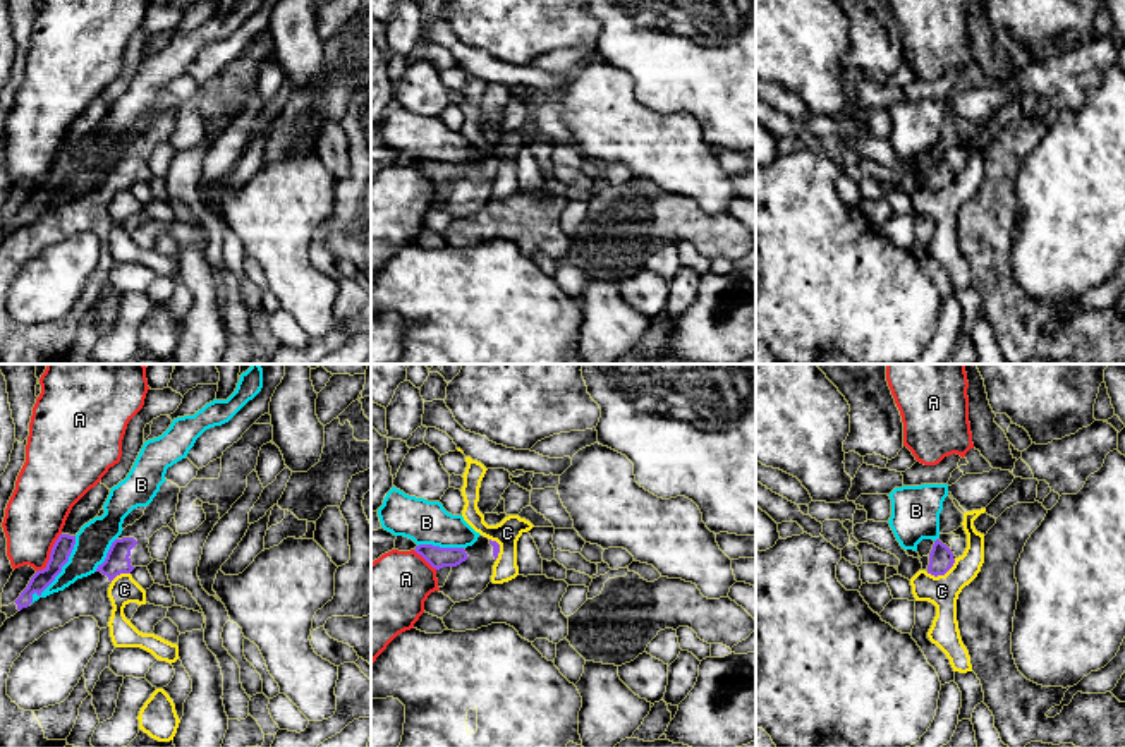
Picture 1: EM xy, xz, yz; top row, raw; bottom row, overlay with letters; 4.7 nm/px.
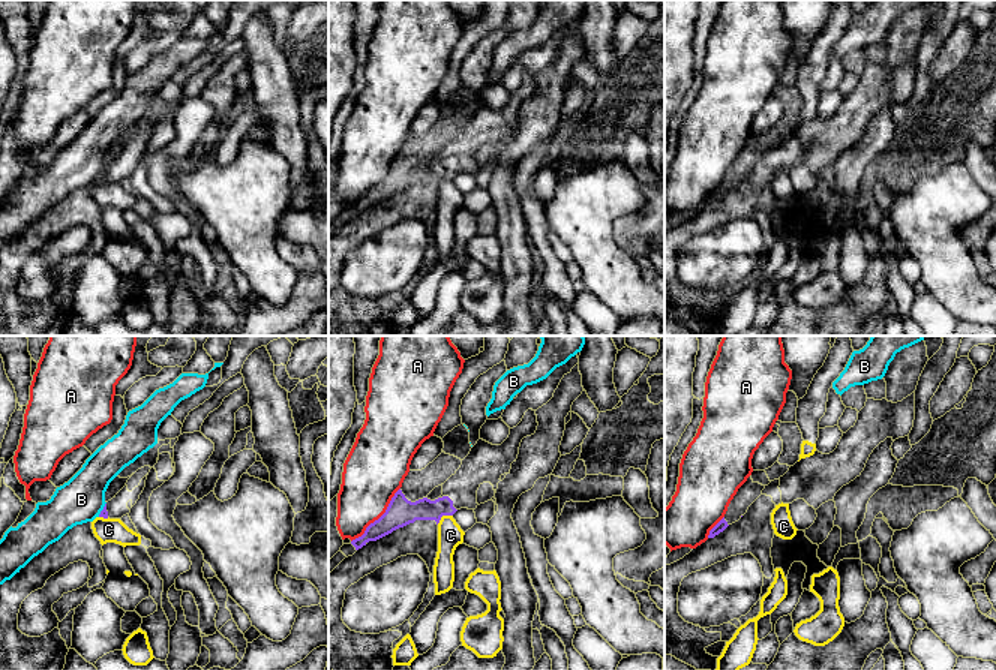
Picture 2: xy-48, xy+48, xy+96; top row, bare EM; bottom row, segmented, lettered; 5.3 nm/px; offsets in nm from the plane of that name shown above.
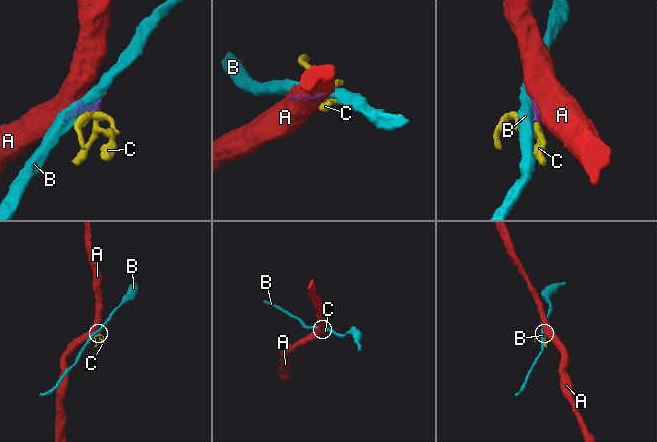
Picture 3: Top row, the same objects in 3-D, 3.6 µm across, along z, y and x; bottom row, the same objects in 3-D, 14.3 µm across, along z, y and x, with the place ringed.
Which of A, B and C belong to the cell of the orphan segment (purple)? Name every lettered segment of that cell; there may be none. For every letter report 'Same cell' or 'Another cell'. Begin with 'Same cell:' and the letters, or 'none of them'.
Same cell: none of them
A: Another cell
B: Another cell
C: Another cell

